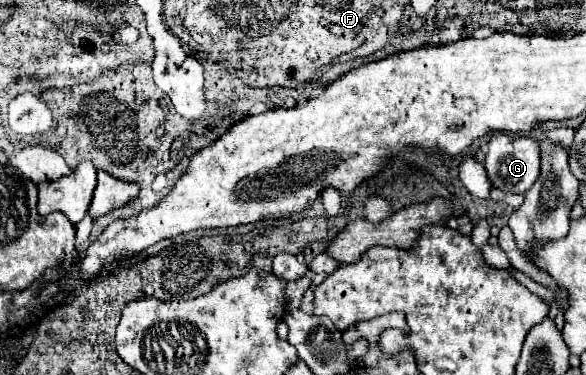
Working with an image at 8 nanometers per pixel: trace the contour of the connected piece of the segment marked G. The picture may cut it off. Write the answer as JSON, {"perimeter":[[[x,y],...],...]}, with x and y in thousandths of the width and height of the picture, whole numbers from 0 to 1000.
{"perimeter":[[[843,357],[833,379],[829,459],[846,501],[857,512],[894,517],[922,469],[922,384],[911,368],[874,368],[867,357]]]}

